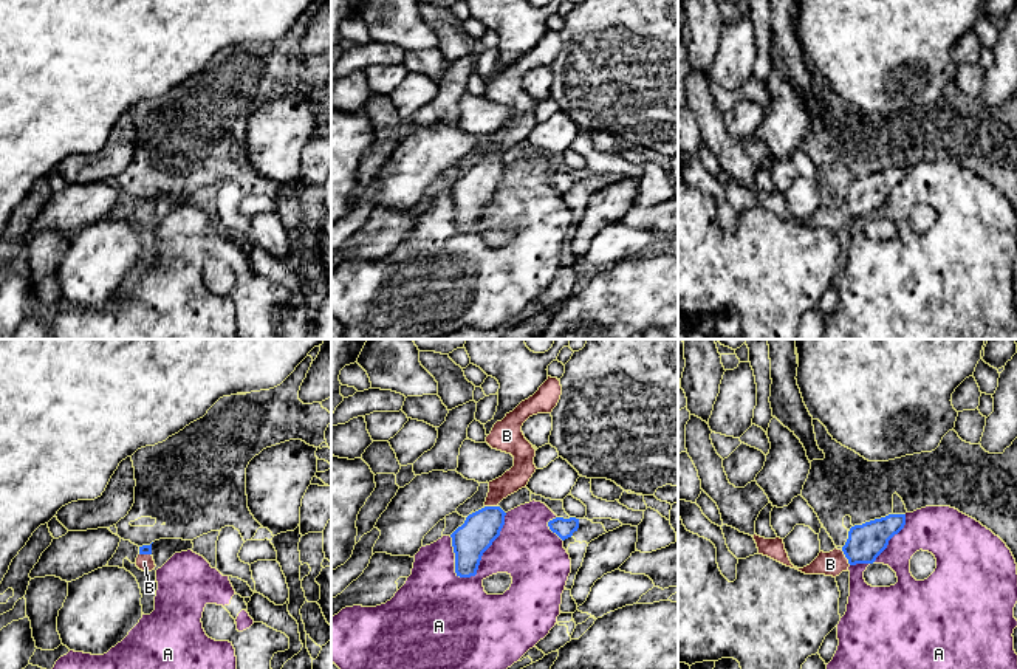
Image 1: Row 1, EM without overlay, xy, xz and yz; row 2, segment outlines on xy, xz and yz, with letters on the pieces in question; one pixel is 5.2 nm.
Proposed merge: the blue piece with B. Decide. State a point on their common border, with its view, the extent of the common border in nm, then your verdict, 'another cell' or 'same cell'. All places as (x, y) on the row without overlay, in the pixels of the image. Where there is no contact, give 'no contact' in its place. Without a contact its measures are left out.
meets blue in yz at (845, 209); contact 90 nm long; same cell

